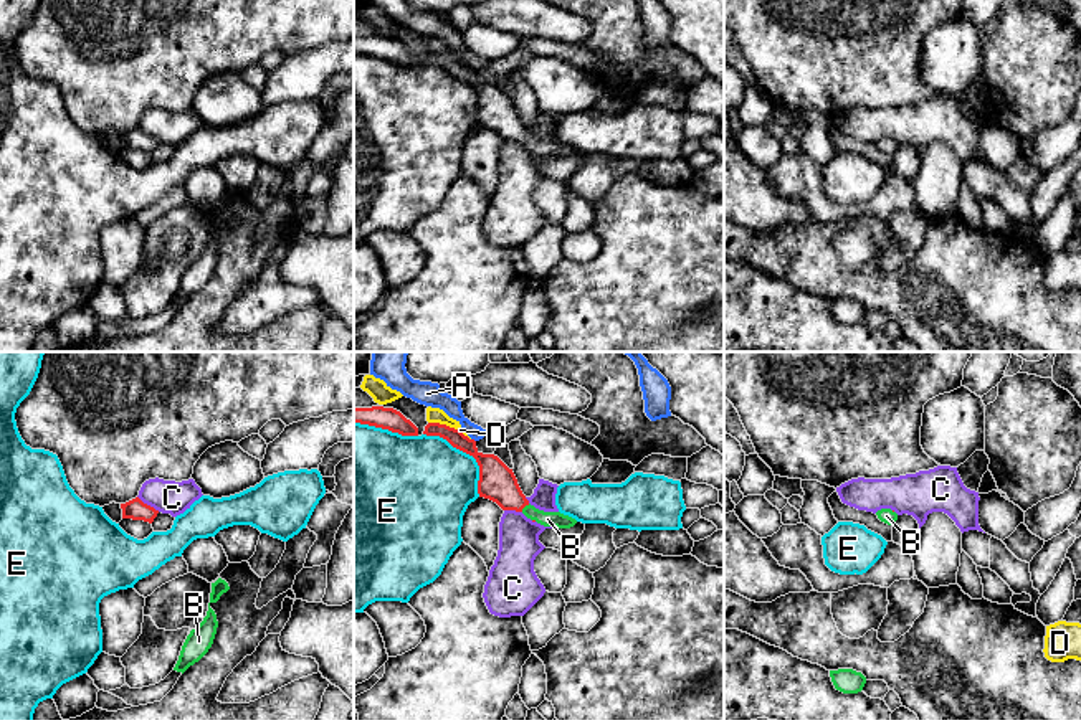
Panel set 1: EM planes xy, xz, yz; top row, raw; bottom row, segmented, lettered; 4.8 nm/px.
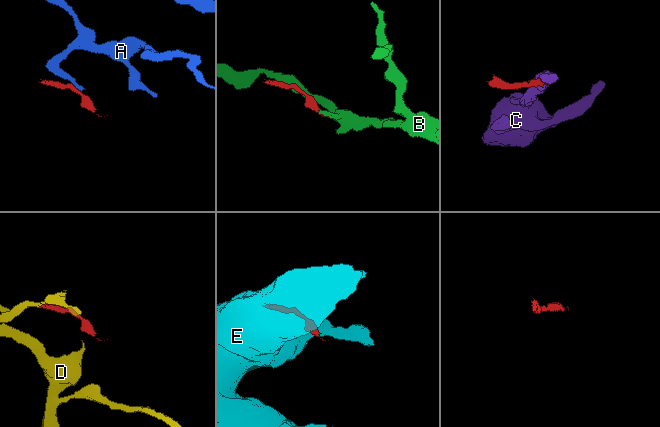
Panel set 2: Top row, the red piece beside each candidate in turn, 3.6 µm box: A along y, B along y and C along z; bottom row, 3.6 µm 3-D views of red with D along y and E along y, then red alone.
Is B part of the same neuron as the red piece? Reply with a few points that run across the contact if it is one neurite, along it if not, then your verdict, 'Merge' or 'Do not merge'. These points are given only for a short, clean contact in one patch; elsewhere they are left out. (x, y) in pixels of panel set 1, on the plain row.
Line: xz (496, 113), (524, 136), (536, 146), (547, 149). Merge

